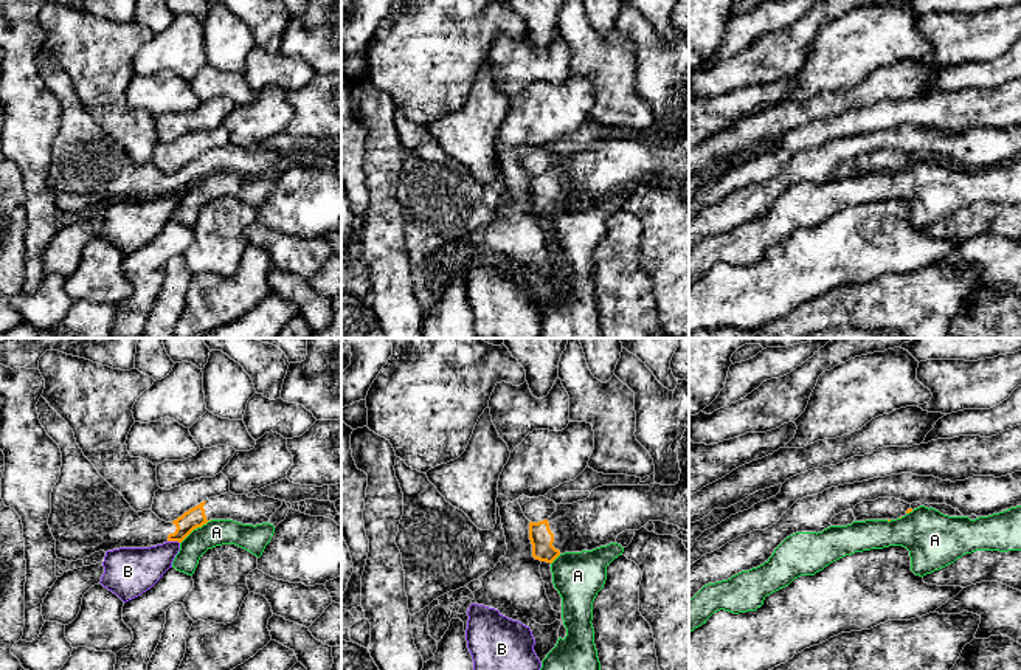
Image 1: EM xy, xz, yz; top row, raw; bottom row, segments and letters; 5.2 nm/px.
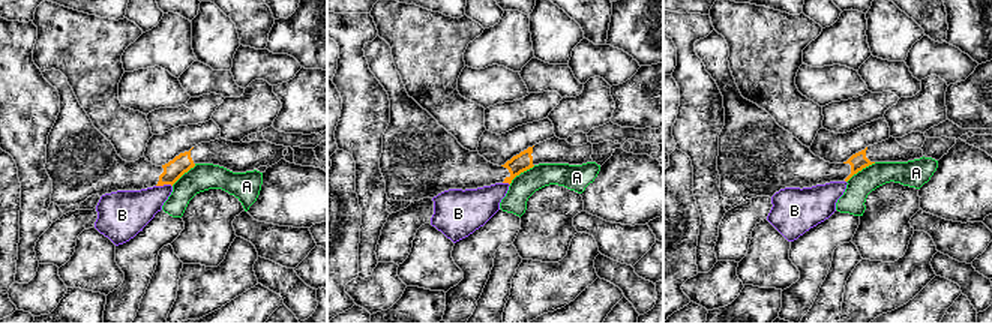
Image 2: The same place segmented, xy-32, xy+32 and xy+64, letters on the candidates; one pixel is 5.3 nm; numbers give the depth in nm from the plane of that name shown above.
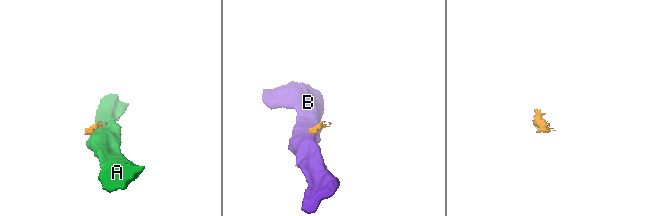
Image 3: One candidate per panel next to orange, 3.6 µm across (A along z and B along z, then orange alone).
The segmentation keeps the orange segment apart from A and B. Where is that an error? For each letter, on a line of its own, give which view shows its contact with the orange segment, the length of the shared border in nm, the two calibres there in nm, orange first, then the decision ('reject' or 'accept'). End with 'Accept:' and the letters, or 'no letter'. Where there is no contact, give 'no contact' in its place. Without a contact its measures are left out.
A: xy | 200 nm | 100/140 nm | reject
B: xy | 70 nm | 100/240 nm | reject
Accept: no letter

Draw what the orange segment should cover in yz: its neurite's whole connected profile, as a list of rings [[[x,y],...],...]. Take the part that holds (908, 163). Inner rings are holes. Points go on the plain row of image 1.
[[[878,150],[875,154],[863,154],[852,163],[857,174],[866,172],[897,172],[912,164],[911,157],[895,150]]]

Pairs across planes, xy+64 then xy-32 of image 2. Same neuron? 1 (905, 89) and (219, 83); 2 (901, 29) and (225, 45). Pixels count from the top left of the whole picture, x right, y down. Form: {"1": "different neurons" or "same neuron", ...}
{"1": "same neuron", "2": "same neuron"}

